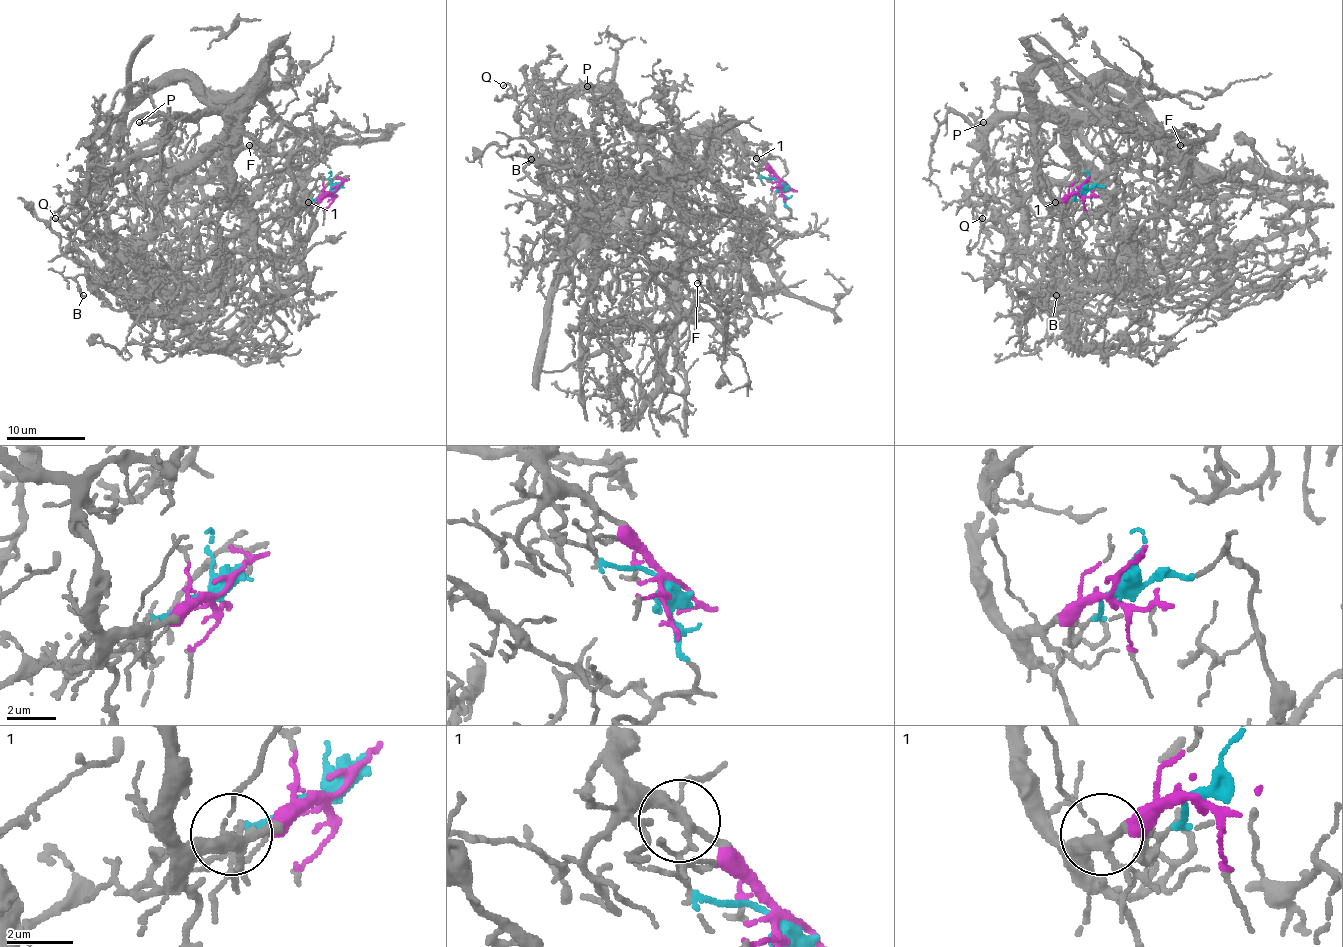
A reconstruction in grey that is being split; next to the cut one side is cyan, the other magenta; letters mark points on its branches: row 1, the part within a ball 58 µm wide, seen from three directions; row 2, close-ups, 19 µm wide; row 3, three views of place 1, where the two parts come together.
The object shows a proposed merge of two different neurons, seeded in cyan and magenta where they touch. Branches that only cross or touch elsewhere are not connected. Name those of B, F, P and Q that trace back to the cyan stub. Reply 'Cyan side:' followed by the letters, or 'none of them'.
Cyan side: B, Q

